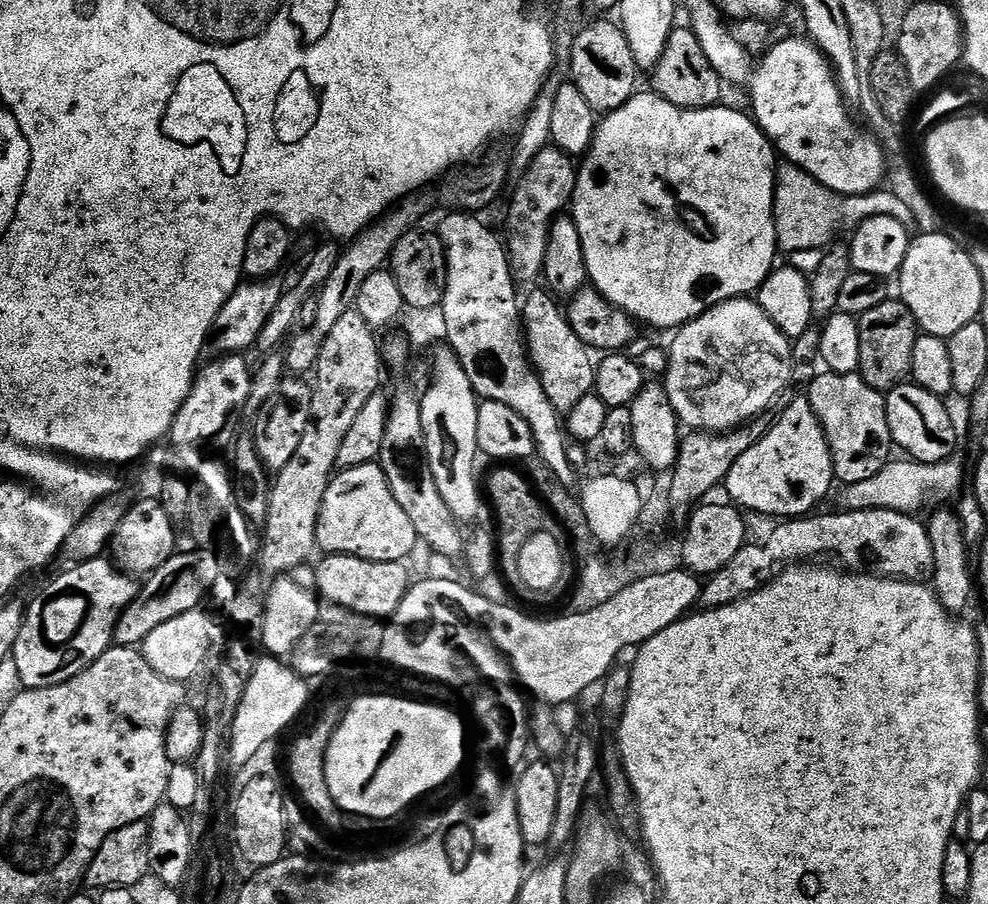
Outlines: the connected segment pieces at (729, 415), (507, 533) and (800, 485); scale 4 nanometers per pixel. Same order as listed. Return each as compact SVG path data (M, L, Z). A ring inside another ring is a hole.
M752 298L727 300L684 325L667 349L666 387L681 425L688 430L726 433L769 411L783 388L792 383L794 344Z
M500 466L497 472L492 472L488 476L488 492L486 488L486 500L492 503L492 508L496 511L496 528L500 531L498 535L498 568L508 579L508 584L518 590L524 588L522 578L518 574L518 554L522 554L522 546L534 538L545 527L544 516L546 509L539 496L536 495L533 485L529 483L520 472L515 472L515 467Z
M796 398L796 401L785 410L781 416L775 417L772 428L762 439L734 466L730 466L730 474L723 482L723 487L728 488L727 499L733 505L739 506L745 513L757 512L760 516L780 516L776 518L803 518L816 508L833 491L834 477L832 475L832 455L830 446L826 442L826 434L806 398Z

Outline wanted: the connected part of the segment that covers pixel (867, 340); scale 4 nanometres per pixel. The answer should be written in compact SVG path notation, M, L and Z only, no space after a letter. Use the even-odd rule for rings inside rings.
M889 298L882 306L866 310L859 316L860 337L862 338L862 358L859 375L876 392L887 394L898 385L905 383L912 375L914 342L918 335L918 325L914 314L903 300Z

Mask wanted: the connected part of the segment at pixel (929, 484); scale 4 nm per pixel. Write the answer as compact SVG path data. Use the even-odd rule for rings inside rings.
M955 452L942 463L932 464L918 463L911 458L894 458L873 478L860 483L843 485L839 489L841 492L835 493L836 506L845 512L890 509L898 513L917 515L927 500L948 500L963 491L968 478L968 469L966 470L966 460L961 454Z

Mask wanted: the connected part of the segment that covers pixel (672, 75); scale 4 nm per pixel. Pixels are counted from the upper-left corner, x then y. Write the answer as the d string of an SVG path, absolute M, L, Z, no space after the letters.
M677 26L672 29L666 44L666 50L651 73L651 91L679 108L715 108L721 103L720 95L726 87L725 81L710 66L710 58L706 58L706 50L702 50L702 42L692 33L691 27Z

